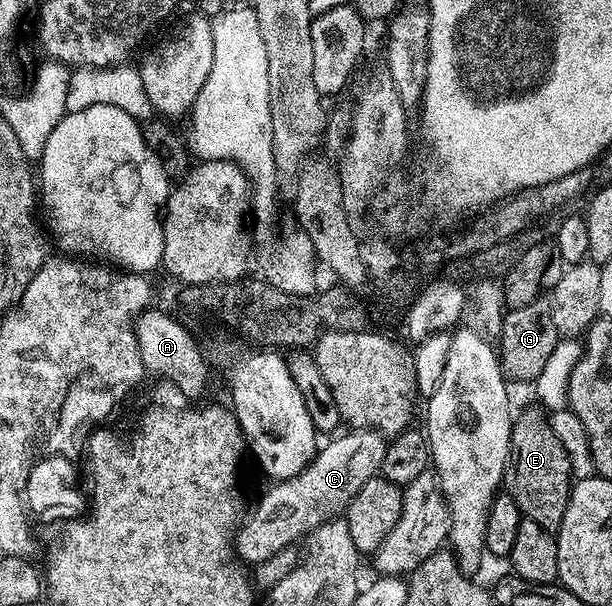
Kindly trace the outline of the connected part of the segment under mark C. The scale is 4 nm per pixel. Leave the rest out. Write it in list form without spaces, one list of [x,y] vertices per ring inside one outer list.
[[[352,429],[336,438],[331,438],[331,443],[327,447],[325,444],[299,475],[270,485],[274,487],[263,493],[254,512],[245,516],[236,533],[236,553],[243,562],[266,562],[280,549],[297,544],[301,535],[309,536],[321,523],[341,516],[356,493],[379,474],[386,452],[385,436],[377,431]]]

